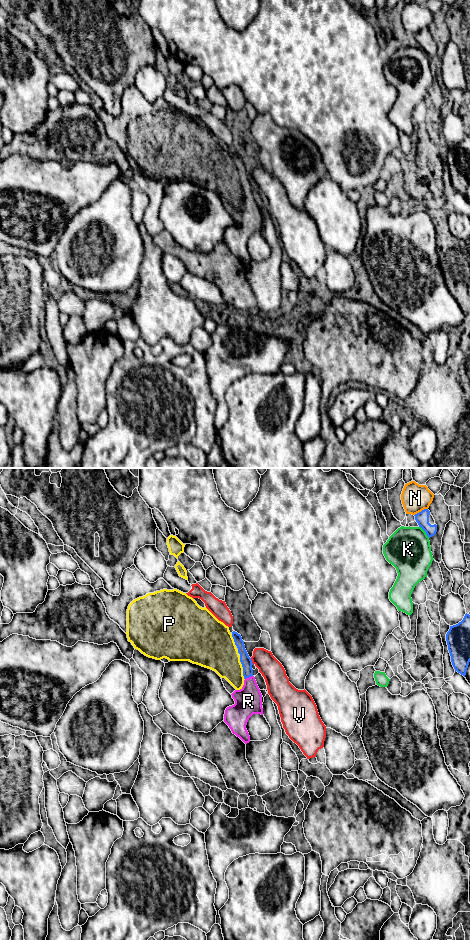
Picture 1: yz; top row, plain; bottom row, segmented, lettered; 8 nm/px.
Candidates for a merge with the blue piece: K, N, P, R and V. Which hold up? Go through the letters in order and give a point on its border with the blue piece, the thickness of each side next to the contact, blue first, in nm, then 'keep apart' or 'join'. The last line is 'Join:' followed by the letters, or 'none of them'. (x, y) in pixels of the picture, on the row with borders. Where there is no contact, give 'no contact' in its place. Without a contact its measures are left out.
K: yz (425, 531) | 110/360 nm | keep apart
N: yz (421, 511) | 110/220 nm | keep apart
P: yz (243, 668) | 90/300 nm | keep apart
R: yz (248, 677) | 90/220 nm | join
V: yz (251, 661) | 90/180 nm | keep apart
Join: R

